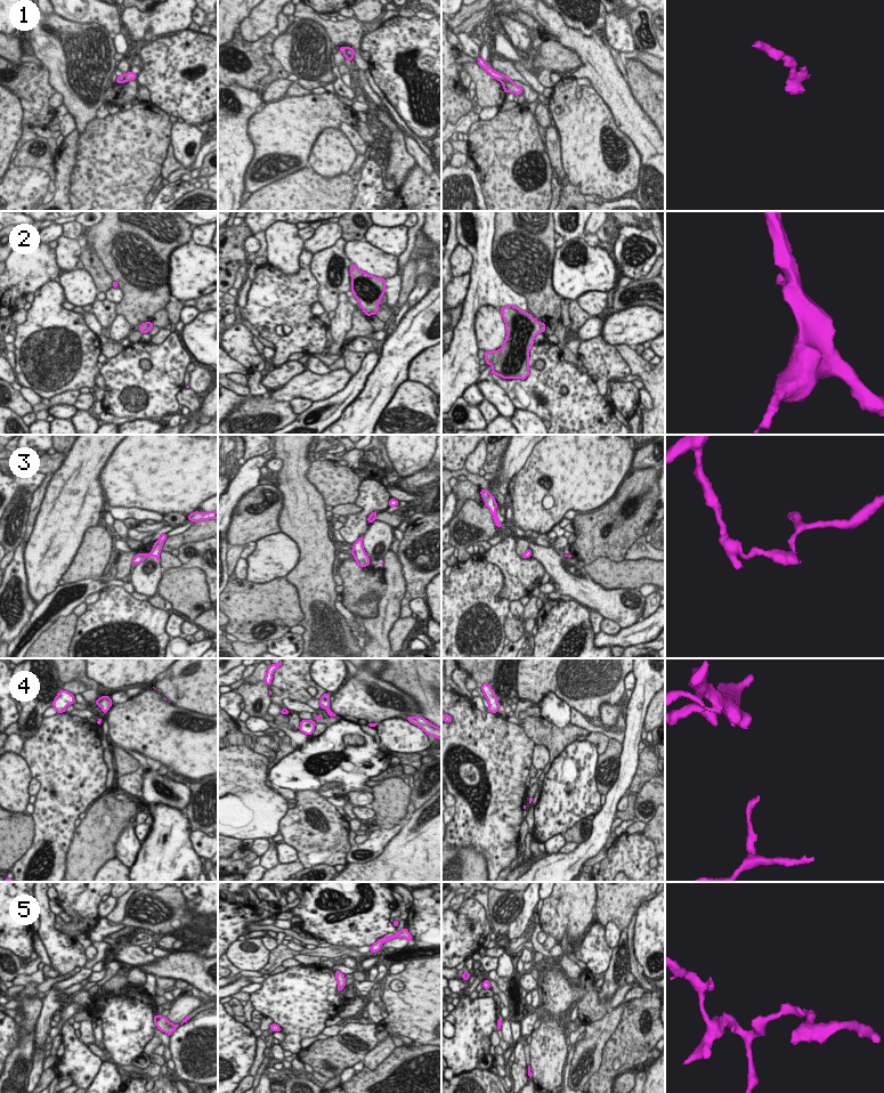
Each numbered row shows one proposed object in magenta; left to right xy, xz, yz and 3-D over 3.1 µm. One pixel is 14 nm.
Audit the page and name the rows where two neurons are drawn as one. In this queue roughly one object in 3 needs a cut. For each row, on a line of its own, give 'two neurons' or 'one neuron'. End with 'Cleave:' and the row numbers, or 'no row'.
1: two neurons
2: one neuron
3: two neurons
4: one neuron
5: one neuron
Cleave: 1, 3

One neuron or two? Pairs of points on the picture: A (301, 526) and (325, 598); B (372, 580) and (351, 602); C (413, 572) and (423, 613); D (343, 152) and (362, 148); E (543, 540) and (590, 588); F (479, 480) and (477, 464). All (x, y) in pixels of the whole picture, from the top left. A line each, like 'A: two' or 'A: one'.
A: one
B: one
C: two
D: two
E: two
F: two

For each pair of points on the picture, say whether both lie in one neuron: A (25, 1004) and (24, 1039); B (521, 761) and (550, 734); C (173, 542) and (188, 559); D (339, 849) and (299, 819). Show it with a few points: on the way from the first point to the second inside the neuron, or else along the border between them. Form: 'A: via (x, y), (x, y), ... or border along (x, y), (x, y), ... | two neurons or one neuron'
A: via (27, 1013), (27, 1030) | one neuron
B: border along (519, 725), (536, 744) | two neurons
C: border along (203, 539), (184, 542), (177, 548) | two neurons
D: via (329, 843), (313, 827), (309, 827) | one neuron

